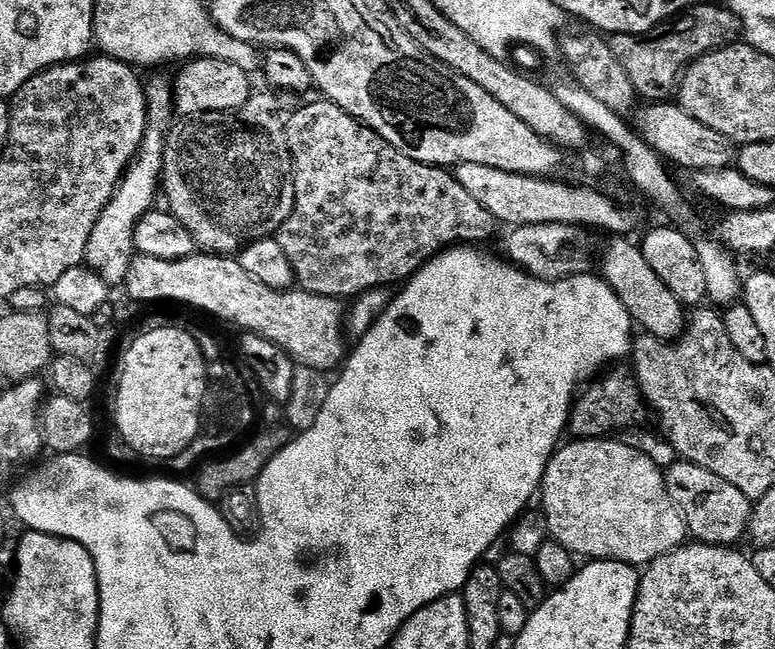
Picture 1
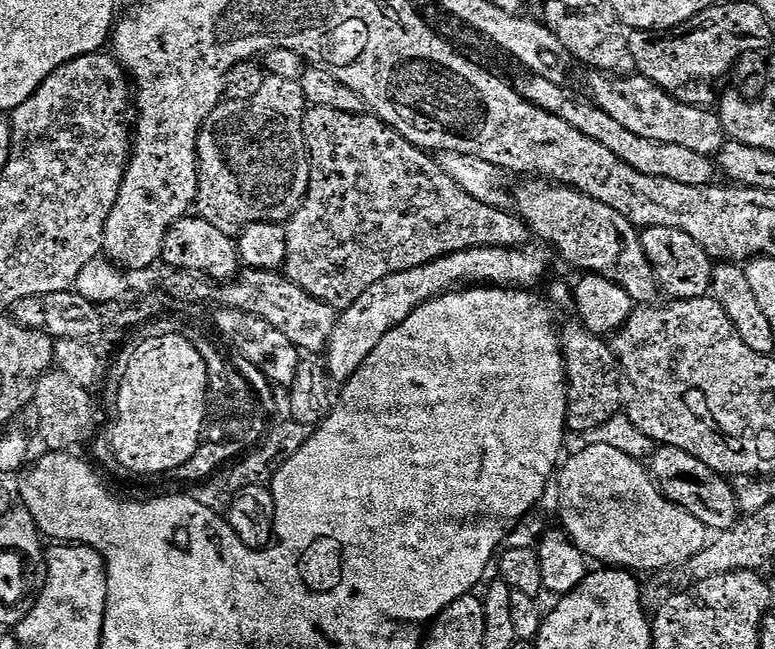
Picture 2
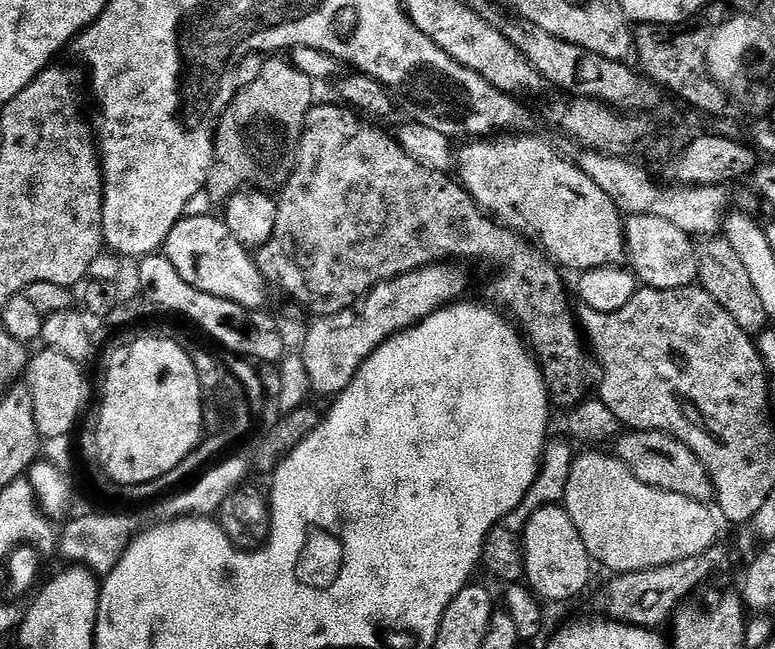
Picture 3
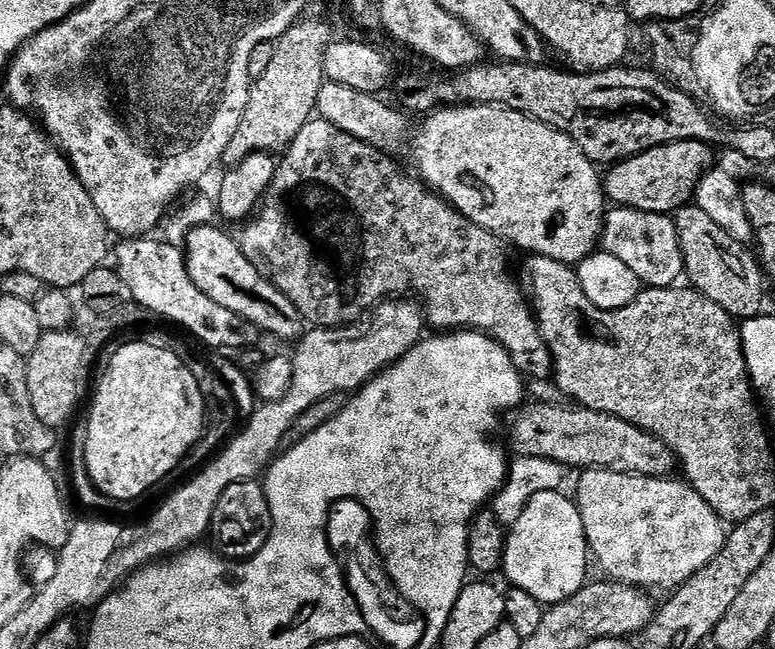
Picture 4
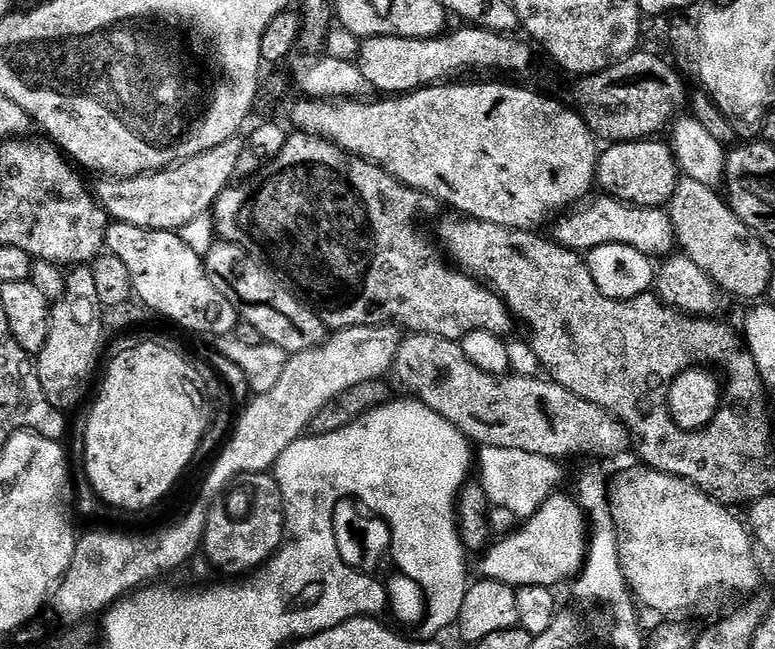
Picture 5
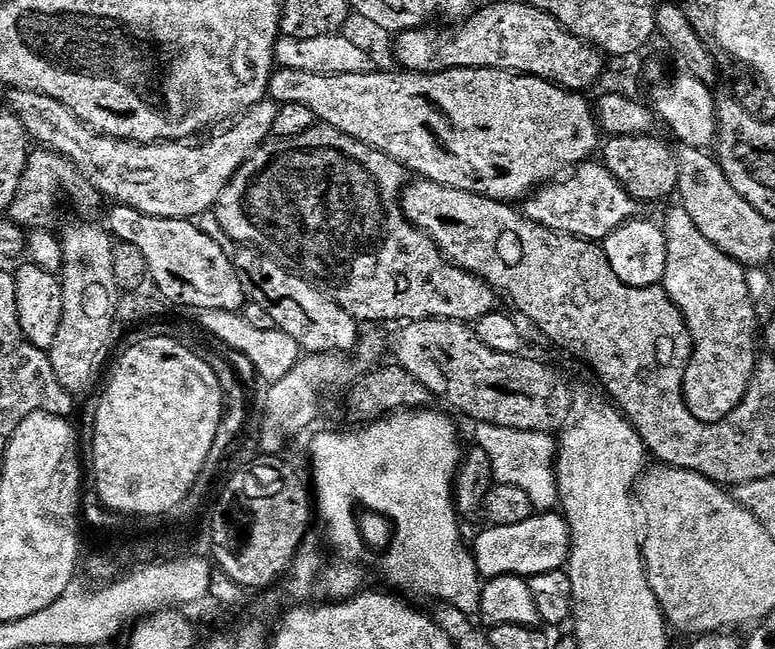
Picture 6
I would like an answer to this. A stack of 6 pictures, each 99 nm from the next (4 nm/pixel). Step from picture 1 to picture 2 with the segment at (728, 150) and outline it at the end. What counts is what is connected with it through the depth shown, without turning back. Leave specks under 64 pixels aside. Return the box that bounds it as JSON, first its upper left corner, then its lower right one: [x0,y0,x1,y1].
[587,71,726,157]

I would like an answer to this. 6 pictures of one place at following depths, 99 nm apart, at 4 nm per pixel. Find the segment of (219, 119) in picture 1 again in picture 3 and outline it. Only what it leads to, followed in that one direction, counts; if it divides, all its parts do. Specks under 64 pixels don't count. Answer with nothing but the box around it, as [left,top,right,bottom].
[206,58,314,202]

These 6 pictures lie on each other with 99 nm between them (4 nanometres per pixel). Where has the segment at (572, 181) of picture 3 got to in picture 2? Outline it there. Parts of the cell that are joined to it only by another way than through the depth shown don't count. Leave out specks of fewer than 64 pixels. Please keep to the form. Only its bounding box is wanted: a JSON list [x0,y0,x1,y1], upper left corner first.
[514,178,658,305]

